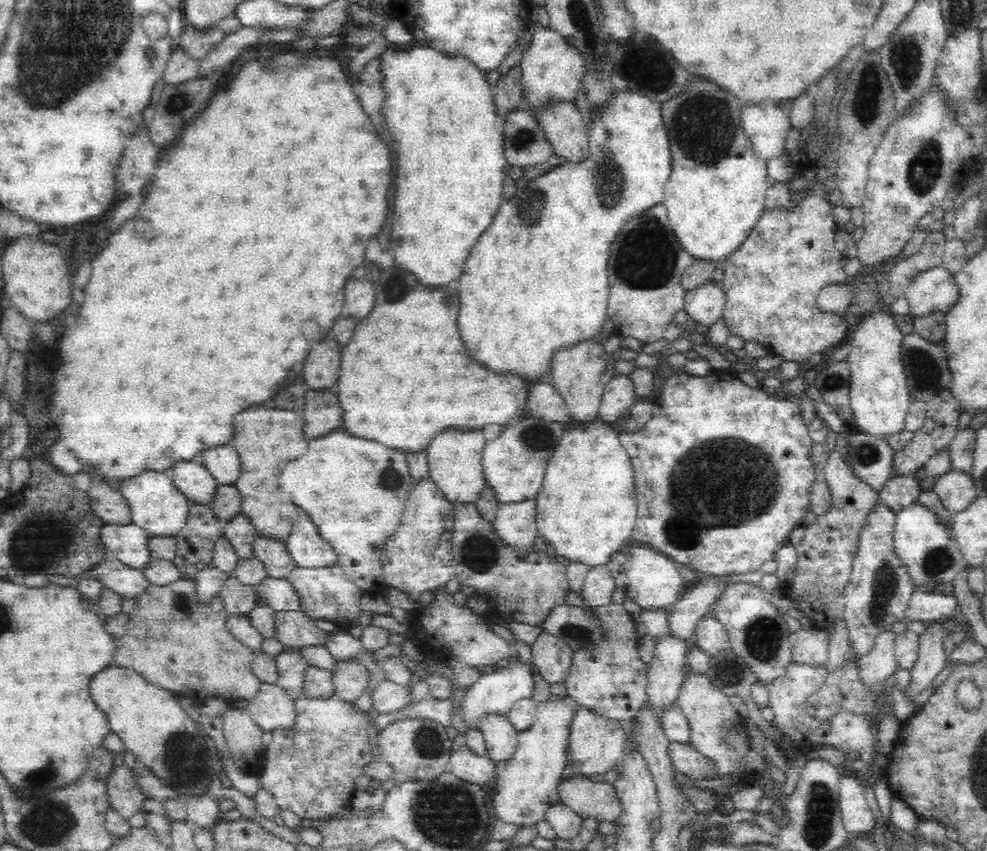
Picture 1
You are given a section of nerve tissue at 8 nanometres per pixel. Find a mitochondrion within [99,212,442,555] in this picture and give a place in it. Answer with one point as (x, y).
(390, 479)

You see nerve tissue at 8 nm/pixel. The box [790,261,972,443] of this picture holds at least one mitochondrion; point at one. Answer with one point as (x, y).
(924, 365)

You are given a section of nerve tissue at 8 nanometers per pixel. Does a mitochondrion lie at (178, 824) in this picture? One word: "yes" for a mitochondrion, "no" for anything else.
no

